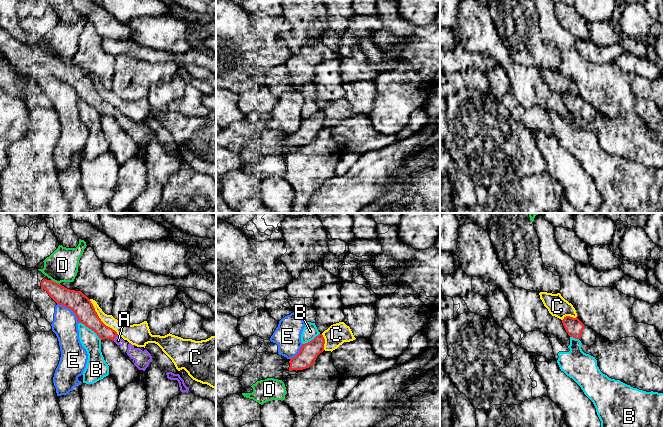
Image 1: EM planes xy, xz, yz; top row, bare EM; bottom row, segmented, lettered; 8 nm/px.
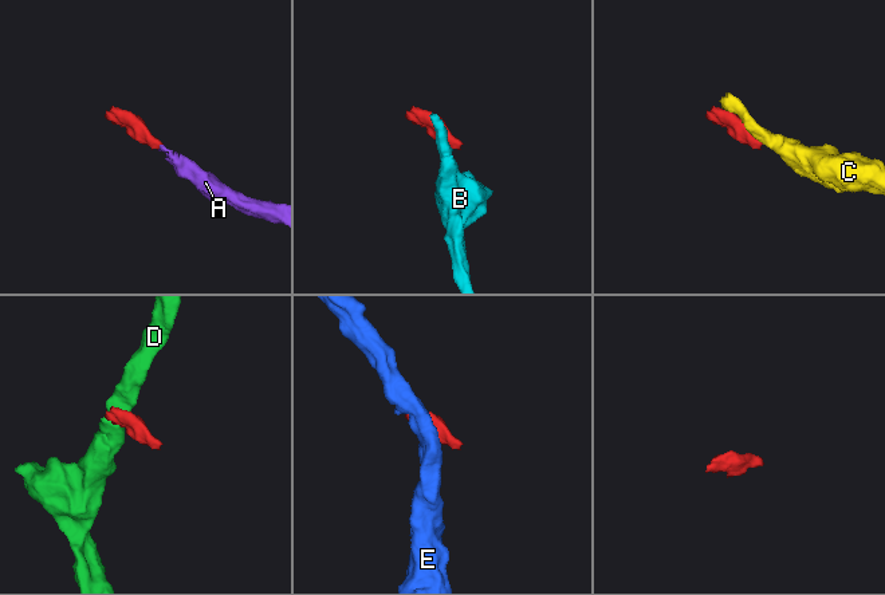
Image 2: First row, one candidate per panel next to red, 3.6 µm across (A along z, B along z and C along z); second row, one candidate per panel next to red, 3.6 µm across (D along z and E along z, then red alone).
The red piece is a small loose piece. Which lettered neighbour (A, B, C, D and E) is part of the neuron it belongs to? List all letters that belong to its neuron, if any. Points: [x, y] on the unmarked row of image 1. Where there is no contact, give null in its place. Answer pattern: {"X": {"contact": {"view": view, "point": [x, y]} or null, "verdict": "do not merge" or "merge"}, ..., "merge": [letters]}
{"A": {"contact": {"view": "xy", "point": [115, 112]}, "verdict": "merge"}, "B": {"contact": {"view": "xy", "point": [90, 104]}, "verdict": "do not merge"}, "C": {"contact": {"view": "xy", "point": [99, 94]}, "verdict": "do not merge"}, "D": {"contact": {"view": "xy", "point": [55, 58]}, "verdict": "do not merge"}, "E": {"contact": {"view": "xy", "point": [70, 84]}, "verdict": "do not merge"}, "merge": ["A"]}

